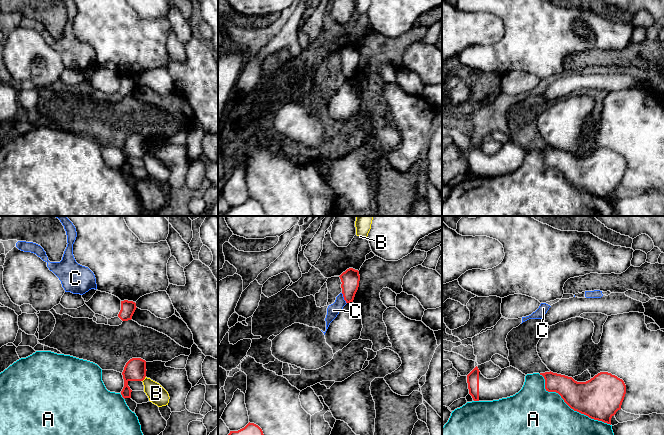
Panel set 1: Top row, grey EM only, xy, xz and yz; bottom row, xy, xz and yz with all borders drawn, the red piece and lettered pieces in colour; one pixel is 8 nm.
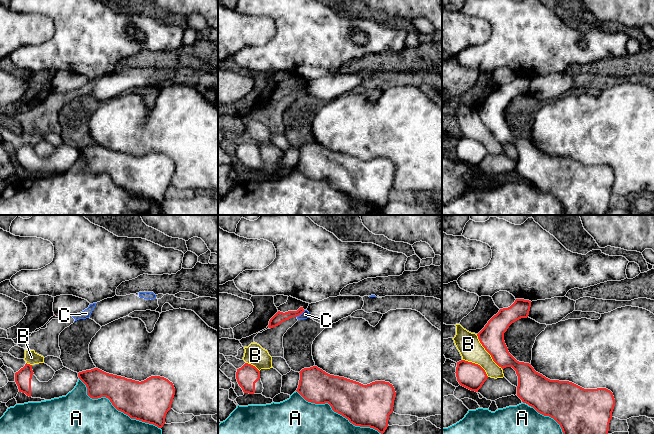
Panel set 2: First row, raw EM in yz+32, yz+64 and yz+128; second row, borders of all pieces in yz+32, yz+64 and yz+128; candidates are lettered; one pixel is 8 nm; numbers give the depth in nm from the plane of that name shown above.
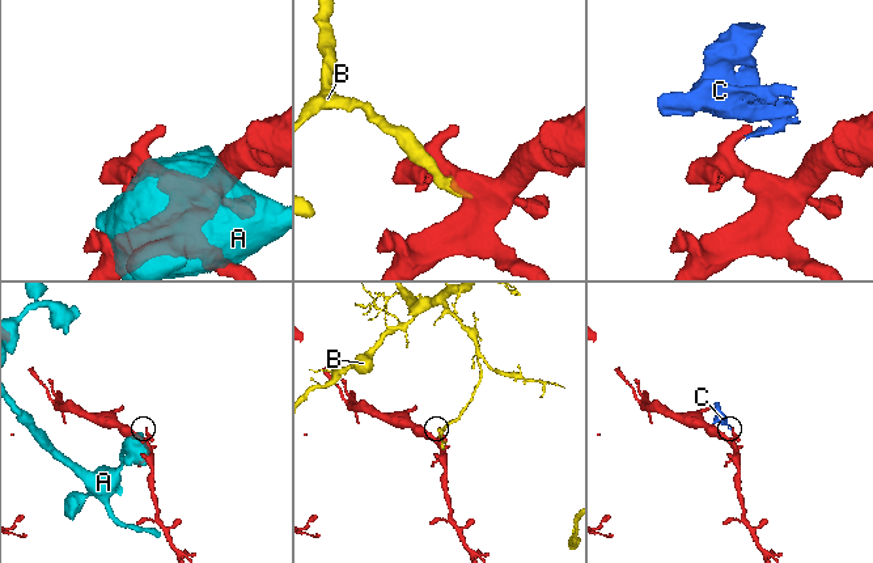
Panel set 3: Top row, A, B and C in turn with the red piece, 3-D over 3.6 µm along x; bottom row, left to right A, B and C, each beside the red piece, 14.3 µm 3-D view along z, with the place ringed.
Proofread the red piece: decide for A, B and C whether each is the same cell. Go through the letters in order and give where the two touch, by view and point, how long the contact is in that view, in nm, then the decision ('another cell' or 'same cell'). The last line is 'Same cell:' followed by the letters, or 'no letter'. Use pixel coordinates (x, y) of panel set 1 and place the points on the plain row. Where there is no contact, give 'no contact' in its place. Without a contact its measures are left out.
A: yz (570, 183) | 700 nm | another cell
B: xy (144, 154) | 50 nm | another cell
C: xz (344, 74) | 100 nm | another cell
Same cell: no letter

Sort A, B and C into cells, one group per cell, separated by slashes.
A / B / C

